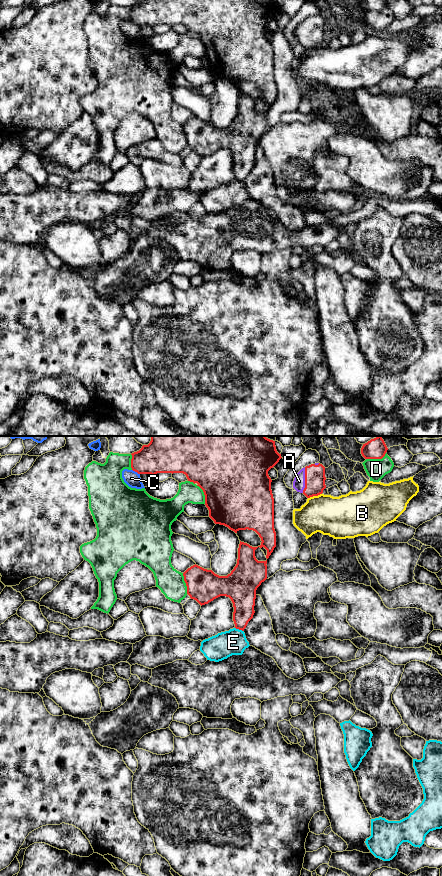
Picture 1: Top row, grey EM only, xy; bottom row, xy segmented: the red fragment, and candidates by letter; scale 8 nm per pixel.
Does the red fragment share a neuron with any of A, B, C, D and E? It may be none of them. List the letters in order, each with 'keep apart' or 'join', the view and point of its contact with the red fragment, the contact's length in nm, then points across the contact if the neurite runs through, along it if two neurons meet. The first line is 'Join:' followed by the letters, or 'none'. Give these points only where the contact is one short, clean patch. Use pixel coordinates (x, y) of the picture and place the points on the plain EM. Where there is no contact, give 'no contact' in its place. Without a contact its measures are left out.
Join: A
A: join; meets red in xy at (305, 32); contact 200 nm long; runs through xy (315, 30), (305, 32), (299, 33)
B: keep apart; meets red in xy at (314, 47); contact 120 nm long
C: keep apart; meets red in xy at (136, 23); contact 80 nm long
D: keep apart; meets red in xy at (376, 10); contact 180 nm long
E: keep apart; meets red in xy at (239, 181); contact 80 nm long; border along xy (235, 179), (243, 183)

